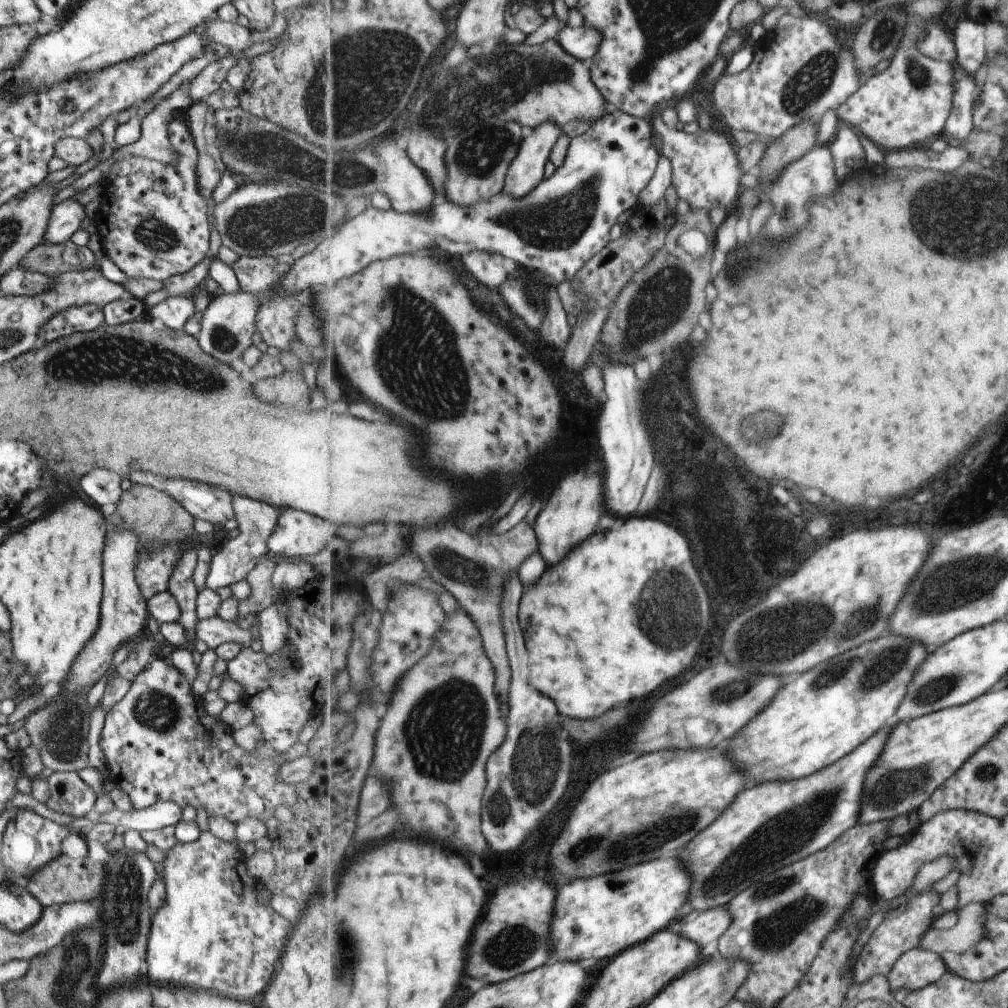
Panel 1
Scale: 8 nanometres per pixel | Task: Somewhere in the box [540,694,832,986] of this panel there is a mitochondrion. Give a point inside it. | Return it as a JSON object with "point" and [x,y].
{"point":[641,840]}

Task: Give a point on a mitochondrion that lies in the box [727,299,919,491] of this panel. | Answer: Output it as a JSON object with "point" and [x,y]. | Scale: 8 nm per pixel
{"point":[778,429]}

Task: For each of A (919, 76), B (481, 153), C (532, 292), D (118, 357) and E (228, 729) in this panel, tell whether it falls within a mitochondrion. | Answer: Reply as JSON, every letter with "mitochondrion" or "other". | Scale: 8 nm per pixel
{"A":"mitochondrion","B":"mitochondrion","C":"mitochondrion","D":"mitochondrion","E":"other"}

